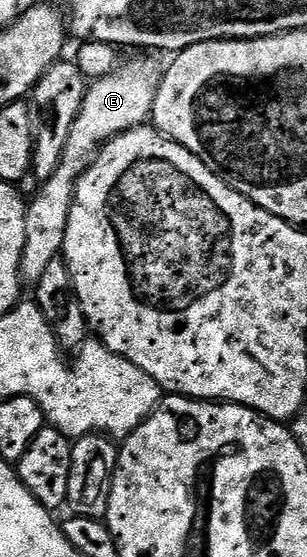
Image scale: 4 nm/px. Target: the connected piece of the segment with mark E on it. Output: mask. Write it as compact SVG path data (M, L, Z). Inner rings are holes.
M136 55L129 65L121 64L117 73L111 73L89 84L79 117L74 121L74 127L70 129L70 139L66 141L59 167L50 180L43 182L40 187L40 197L27 202L26 247L21 265L25 282L39 282L46 267L50 267L50 263L61 256L70 209L76 194L76 180L87 171L99 153L101 145L117 137L119 133L137 129L151 118L162 76L162 65L152 57L155 56Z

